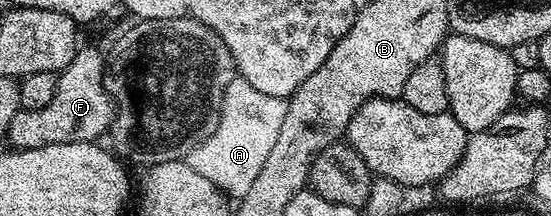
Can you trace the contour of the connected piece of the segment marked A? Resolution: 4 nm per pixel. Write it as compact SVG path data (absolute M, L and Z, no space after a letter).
M236 76L225 88L218 113L217 126L205 142L189 153L186 161L192 170L203 175L225 195L241 198L252 183L256 182L256 177L280 134L281 123L287 114L287 99L263 94L246 79Z

